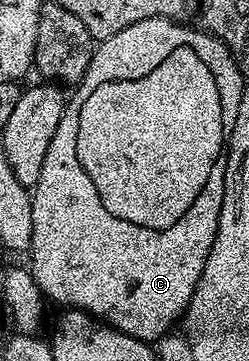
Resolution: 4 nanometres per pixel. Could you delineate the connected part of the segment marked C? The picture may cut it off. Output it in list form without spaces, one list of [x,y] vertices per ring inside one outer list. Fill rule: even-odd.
[[[154,16],[153,18],[145,18],[147,24],[133,22],[129,26],[125,26],[125,30],[121,30],[121,34],[113,34],[110,38],[102,41],[96,47],[95,53],[91,55],[91,61],[87,67],[87,73],[79,81],[74,89],[75,97],[66,101],[63,117],[57,126],[57,134],[53,134],[53,142],[49,142],[49,151],[45,154],[45,166],[41,166],[41,178],[36,182],[31,205],[33,206],[33,238],[31,239],[31,247],[29,249],[29,257],[31,256],[31,264],[29,263],[29,271],[34,278],[37,286],[43,292],[44,297],[48,301],[56,300],[62,307],[67,310],[77,312],[87,312],[90,316],[94,316],[115,328],[119,332],[129,334],[138,340],[146,340],[148,342],[156,342],[175,323],[180,323],[181,317],[187,311],[187,303],[193,298],[193,290],[197,286],[197,282],[201,278],[201,270],[205,270],[205,258],[209,258],[209,250],[215,241],[217,234],[217,226],[219,225],[219,211],[223,205],[223,197],[215,196],[215,184],[219,184],[219,180],[214,180],[212,176],[209,182],[204,182],[203,188],[195,188],[197,190],[197,198],[193,198],[193,203],[189,210],[181,211],[176,209],[172,221],[165,226],[165,230],[153,230],[152,228],[142,228],[141,226],[133,226],[133,222],[125,222],[125,218],[120,218],[114,211],[107,208],[107,202],[101,194],[97,194],[97,185],[93,183],[93,178],[89,178],[89,174],[85,170],[85,166],[81,166],[81,158],[77,151],[77,133],[79,133],[80,125],[83,119],[83,107],[88,104],[89,97],[92,96],[93,90],[97,90],[105,82],[117,82],[117,61],[123,60],[123,56],[165,56],[169,58],[177,48],[183,48],[183,44],[187,44],[187,40],[167,40],[167,22],[163,16]]]

